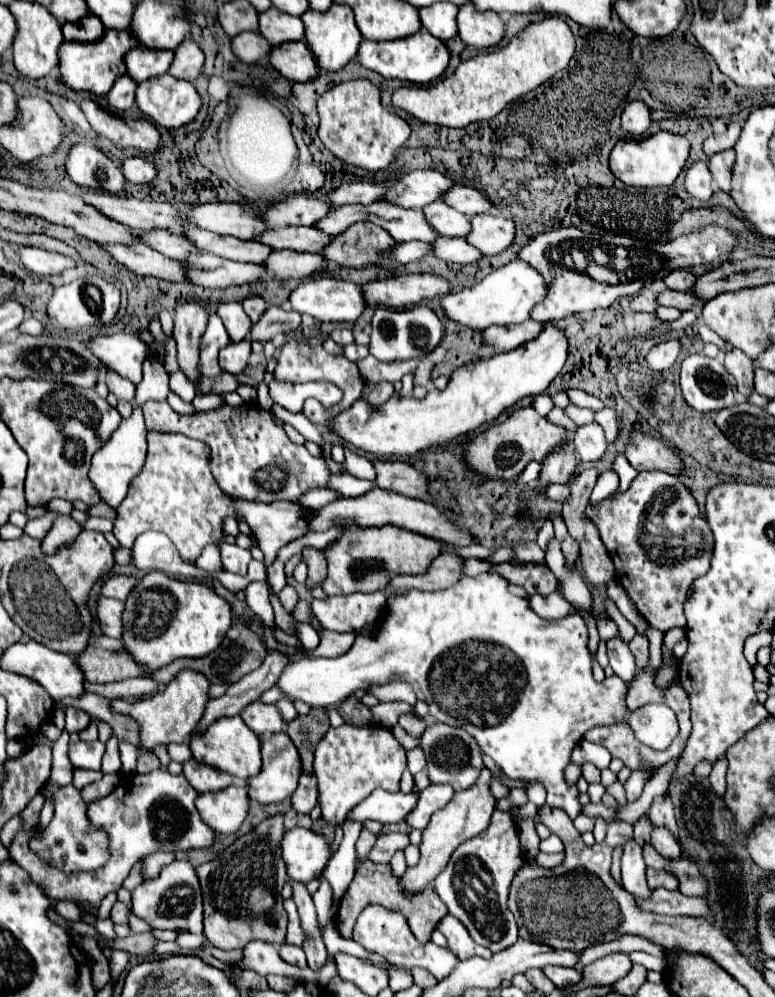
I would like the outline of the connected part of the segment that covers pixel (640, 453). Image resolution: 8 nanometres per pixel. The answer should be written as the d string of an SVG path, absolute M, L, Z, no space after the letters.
M637 431L631 437L631 443L625 451L625 457L637 471L645 469L661 469L667 473L677 475L681 469L681 461L677 455L673 455L667 445L659 439L653 439L641 431Z

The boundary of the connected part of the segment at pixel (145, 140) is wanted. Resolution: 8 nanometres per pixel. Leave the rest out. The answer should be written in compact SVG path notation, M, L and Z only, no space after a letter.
M83 99L79 103L81 111L85 113L91 129L117 143L119 147L135 147L143 151L155 151L159 145L159 131L149 119L125 119L111 115L109 111L101 109L95 101Z

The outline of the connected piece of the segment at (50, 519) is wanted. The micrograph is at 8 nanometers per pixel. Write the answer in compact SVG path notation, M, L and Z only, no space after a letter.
M47 513L43 517L29 519L29 523L25 527L25 533L31 535L31 537L35 537L35 539L43 539L51 531L51 527L53 527L53 523L55 523L57 517L59 517L59 513Z

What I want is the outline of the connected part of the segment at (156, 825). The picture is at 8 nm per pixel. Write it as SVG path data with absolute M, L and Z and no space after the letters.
M151 771L145 775L127 775L121 779L121 783L105 797L89 803L89 819L95 825L101 825L109 833L109 851L111 859L107 861L105 867L81 875L61 875L61 871L49 867L45 861L37 859L33 851L29 851L29 839L37 831L29 833L19 833L11 847L11 859L17 861L33 879L33 883L41 885L43 893L49 899L61 899L61 901L77 901L83 903L87 901L91 909L83 909L83 917L87 923L95 923L95 913L101 903L101 899L111 893L119 891L123 881L127 879L131 867L135 861L143 859L149 853L155 851L183 851L183 849L199 849L199 847L209 847L215 841L215 831L211 831L199 817L195 809L195 799L197 791L189 787L187 779L183 775L171 775L167 771Z

